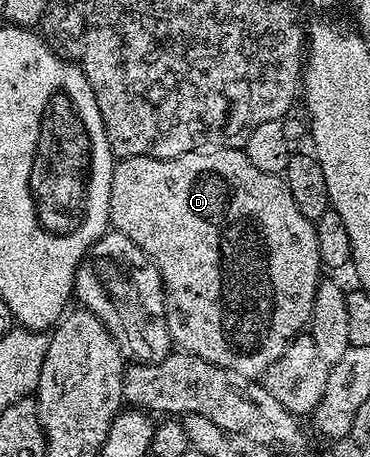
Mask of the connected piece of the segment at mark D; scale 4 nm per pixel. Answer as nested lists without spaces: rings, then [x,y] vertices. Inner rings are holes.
[[[216,147],[181,153],[177,157],[168,159],[134,155],[128,159],[118,160],[111,178],[109,217],[110,226],[125,237],[129,237],[129,241],[137,244],[157,265],[163,282],[163,295],[167,298],[167,328],[171,334],[172,344],[180,352],[195,354],[217,366],[251,377],[255,375],[253,374],[255,370],[256,372],[260,370],[258,357],[251,355],[258,347],[265,346],[270,339],[286,340],[296,329],[308,326],[313,309],[313,297],[321,278],[314,222],[307,219],[305,213],[301,213],[301,209],[297,209],[297,201],[293,201],[293,193],[289,193],[287,180],[282,175],[265,173],[257,169],[257,165],[253,165],[253,161],[249,161],[249,157],[242,150],[234,147]]]

